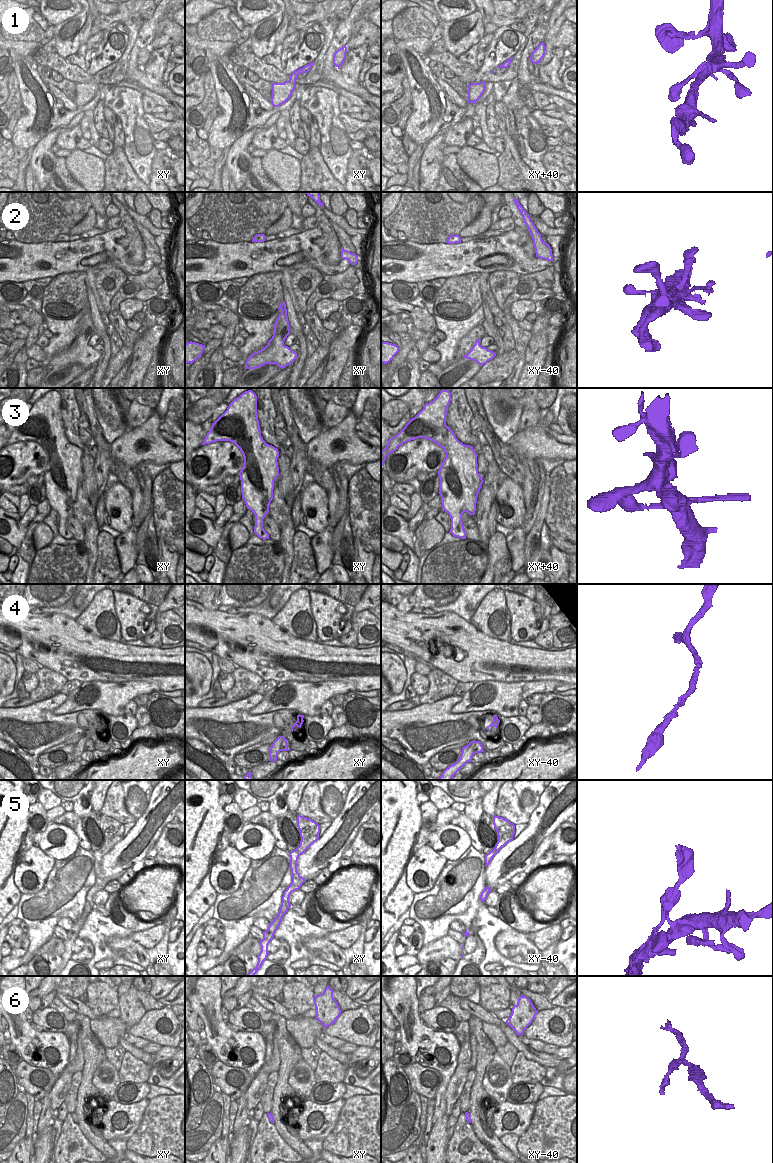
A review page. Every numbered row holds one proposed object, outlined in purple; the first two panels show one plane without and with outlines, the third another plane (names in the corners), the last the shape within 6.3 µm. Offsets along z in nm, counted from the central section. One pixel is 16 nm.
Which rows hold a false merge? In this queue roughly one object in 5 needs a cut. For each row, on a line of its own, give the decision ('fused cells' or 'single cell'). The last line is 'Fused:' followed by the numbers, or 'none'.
1: single cell
2: single cell
3: single cell
4: single cell
5: single cell
6: single cell
Fused: none

